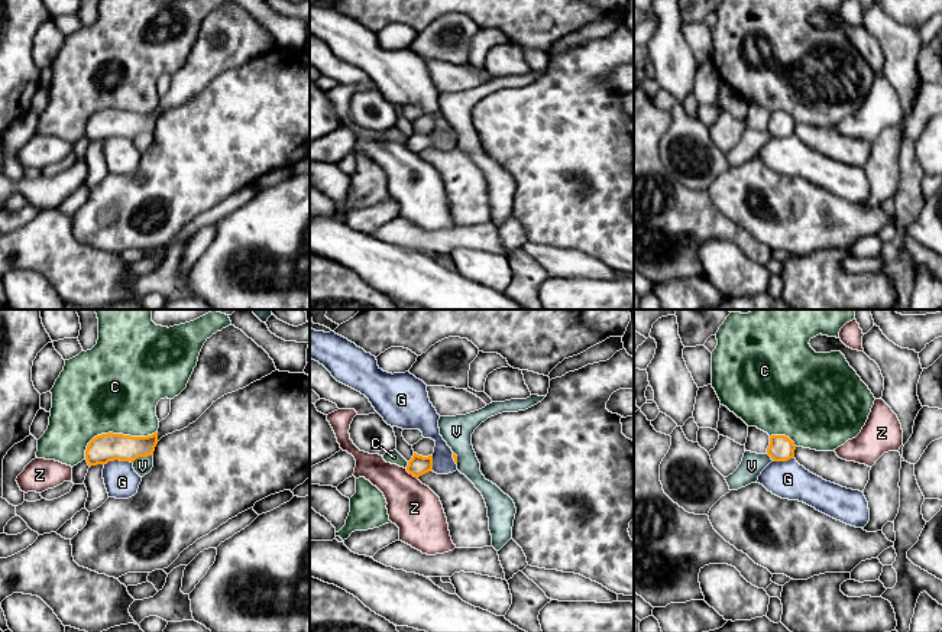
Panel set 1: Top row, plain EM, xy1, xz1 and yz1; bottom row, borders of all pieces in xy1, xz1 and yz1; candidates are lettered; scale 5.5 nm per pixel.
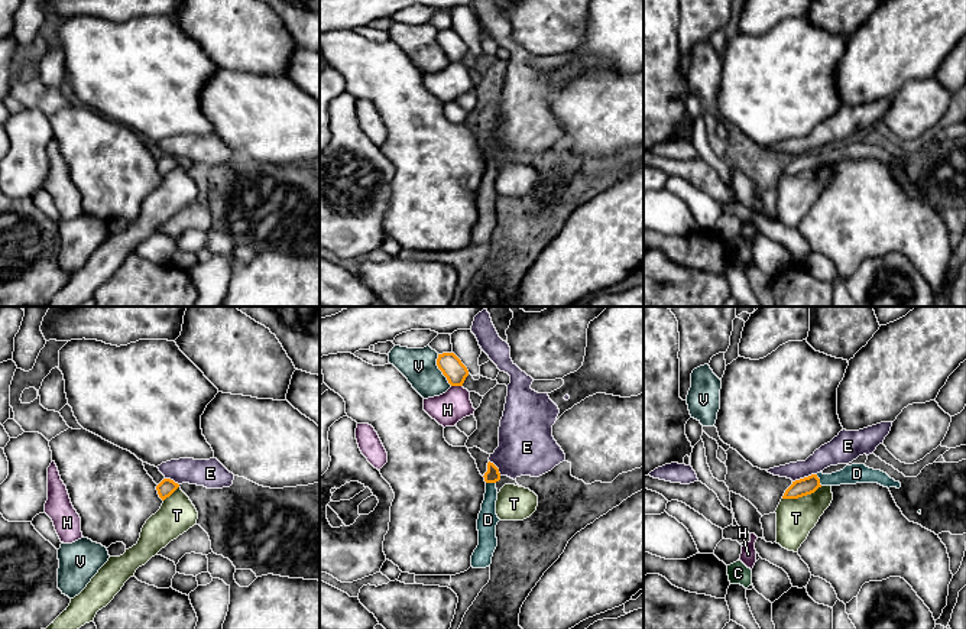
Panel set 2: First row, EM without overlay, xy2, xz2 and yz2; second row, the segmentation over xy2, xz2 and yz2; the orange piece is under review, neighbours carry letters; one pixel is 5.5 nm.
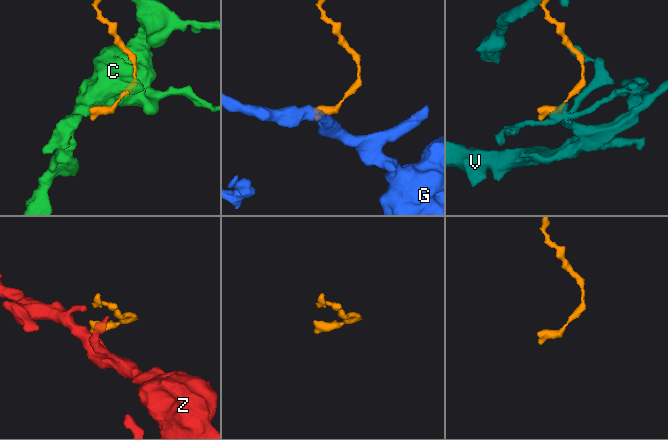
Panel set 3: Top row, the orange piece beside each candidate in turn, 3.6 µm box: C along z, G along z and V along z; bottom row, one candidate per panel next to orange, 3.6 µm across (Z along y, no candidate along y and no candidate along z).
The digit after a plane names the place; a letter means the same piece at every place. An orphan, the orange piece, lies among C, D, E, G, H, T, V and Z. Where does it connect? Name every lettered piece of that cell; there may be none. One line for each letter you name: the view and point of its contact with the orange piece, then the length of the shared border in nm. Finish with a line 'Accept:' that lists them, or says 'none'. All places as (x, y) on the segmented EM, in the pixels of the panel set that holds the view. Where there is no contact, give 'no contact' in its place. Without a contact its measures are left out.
D: yz2 (819, 480) | 70 nm
Accept: D

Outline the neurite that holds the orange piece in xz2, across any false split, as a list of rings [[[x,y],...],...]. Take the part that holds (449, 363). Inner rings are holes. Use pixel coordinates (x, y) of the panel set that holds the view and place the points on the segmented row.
[[[454,353],[438,354],[437,366],[451,386],[463,386],[466,377],[469,376],[467,367]]]

